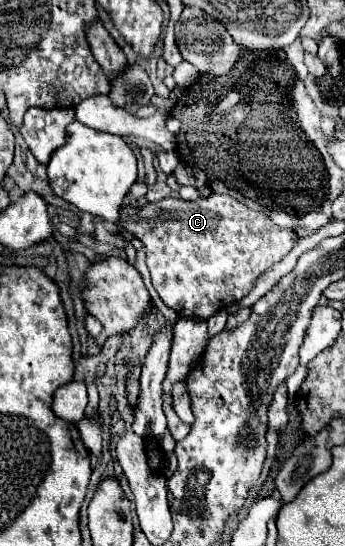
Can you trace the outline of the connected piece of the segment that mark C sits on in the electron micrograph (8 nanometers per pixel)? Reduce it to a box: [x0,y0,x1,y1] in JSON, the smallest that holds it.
[119,194,297,320]

